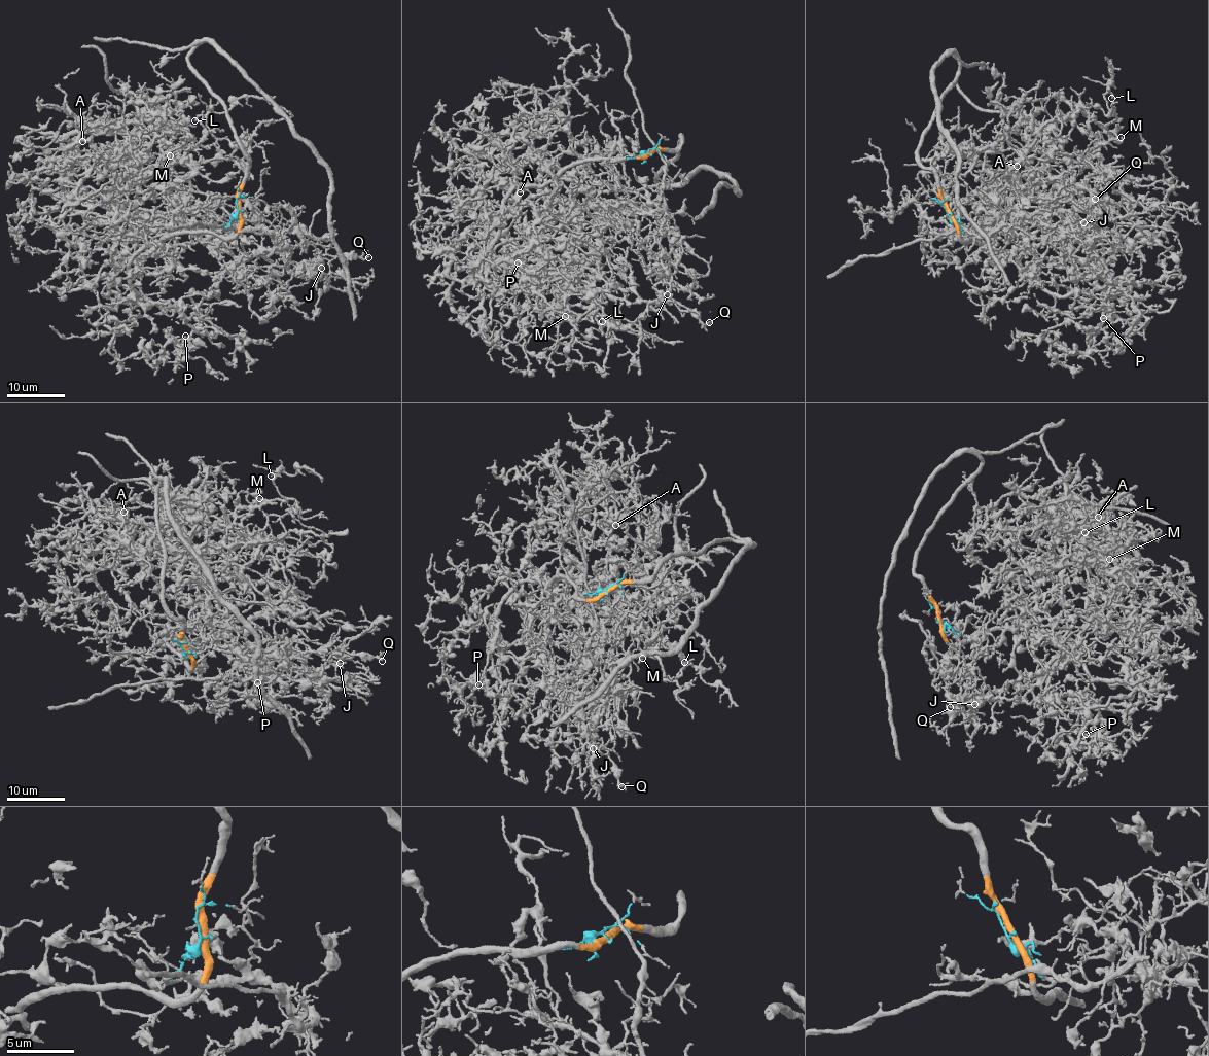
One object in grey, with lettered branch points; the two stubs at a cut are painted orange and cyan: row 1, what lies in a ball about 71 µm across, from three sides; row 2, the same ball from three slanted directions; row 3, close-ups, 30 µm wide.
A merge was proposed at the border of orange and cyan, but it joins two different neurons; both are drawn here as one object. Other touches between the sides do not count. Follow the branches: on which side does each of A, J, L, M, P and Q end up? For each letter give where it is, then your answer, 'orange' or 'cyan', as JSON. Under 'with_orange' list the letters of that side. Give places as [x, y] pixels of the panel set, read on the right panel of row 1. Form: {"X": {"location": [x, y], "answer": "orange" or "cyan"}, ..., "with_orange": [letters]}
{"A": {"location": [1017, 166], "answer": "orange"}, "J": {"location": [1083, 222], "answer": "cyan"}, "L": {"location": [1111, 98], "answer": "orange"}, "M": {"location": [1121, 137], "answer": "orange"}, "P": {"location": [1103, 318], "answer": "orange"}, "Q": {"location": [1095, 199], "answer": "cyan"}, "with_orange": ["A", "L", "M", "P"]}

